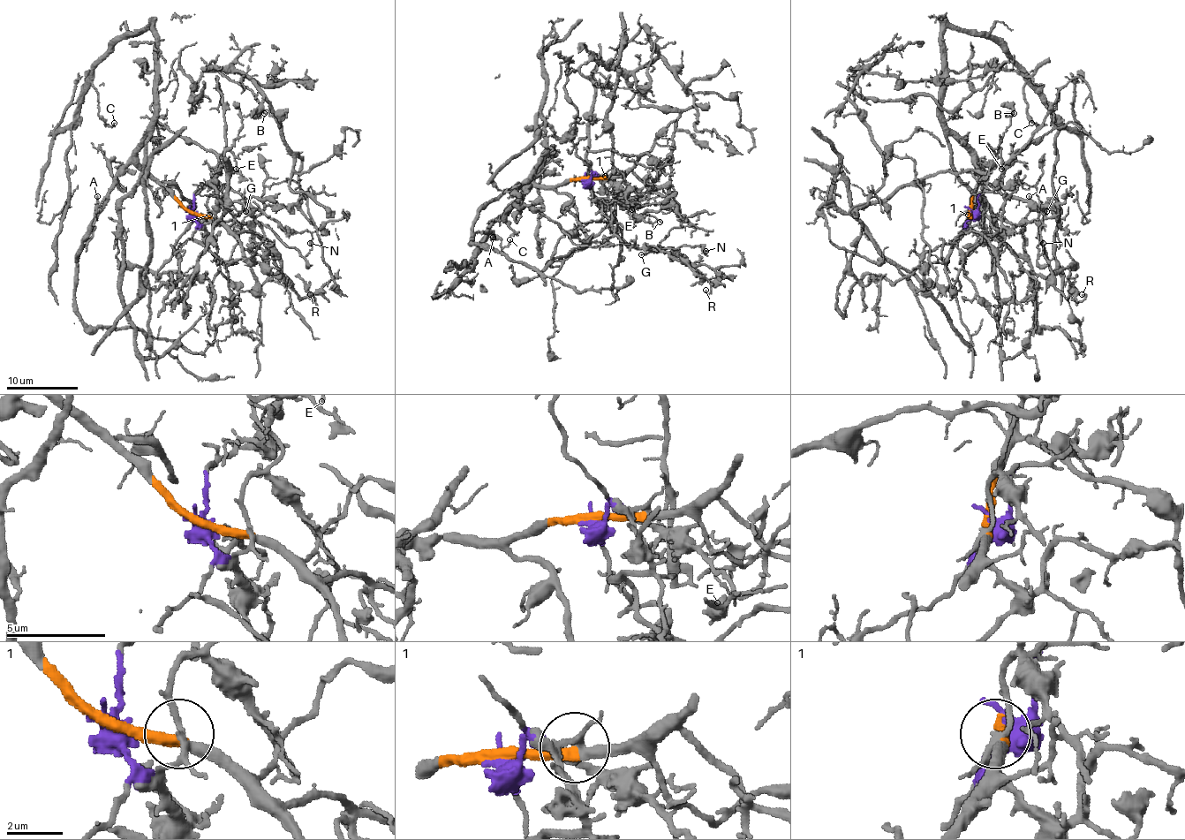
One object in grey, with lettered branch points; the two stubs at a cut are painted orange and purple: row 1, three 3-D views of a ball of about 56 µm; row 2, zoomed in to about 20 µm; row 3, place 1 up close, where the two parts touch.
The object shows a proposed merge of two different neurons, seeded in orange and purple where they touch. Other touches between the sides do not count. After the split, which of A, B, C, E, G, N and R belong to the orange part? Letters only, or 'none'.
A, C

